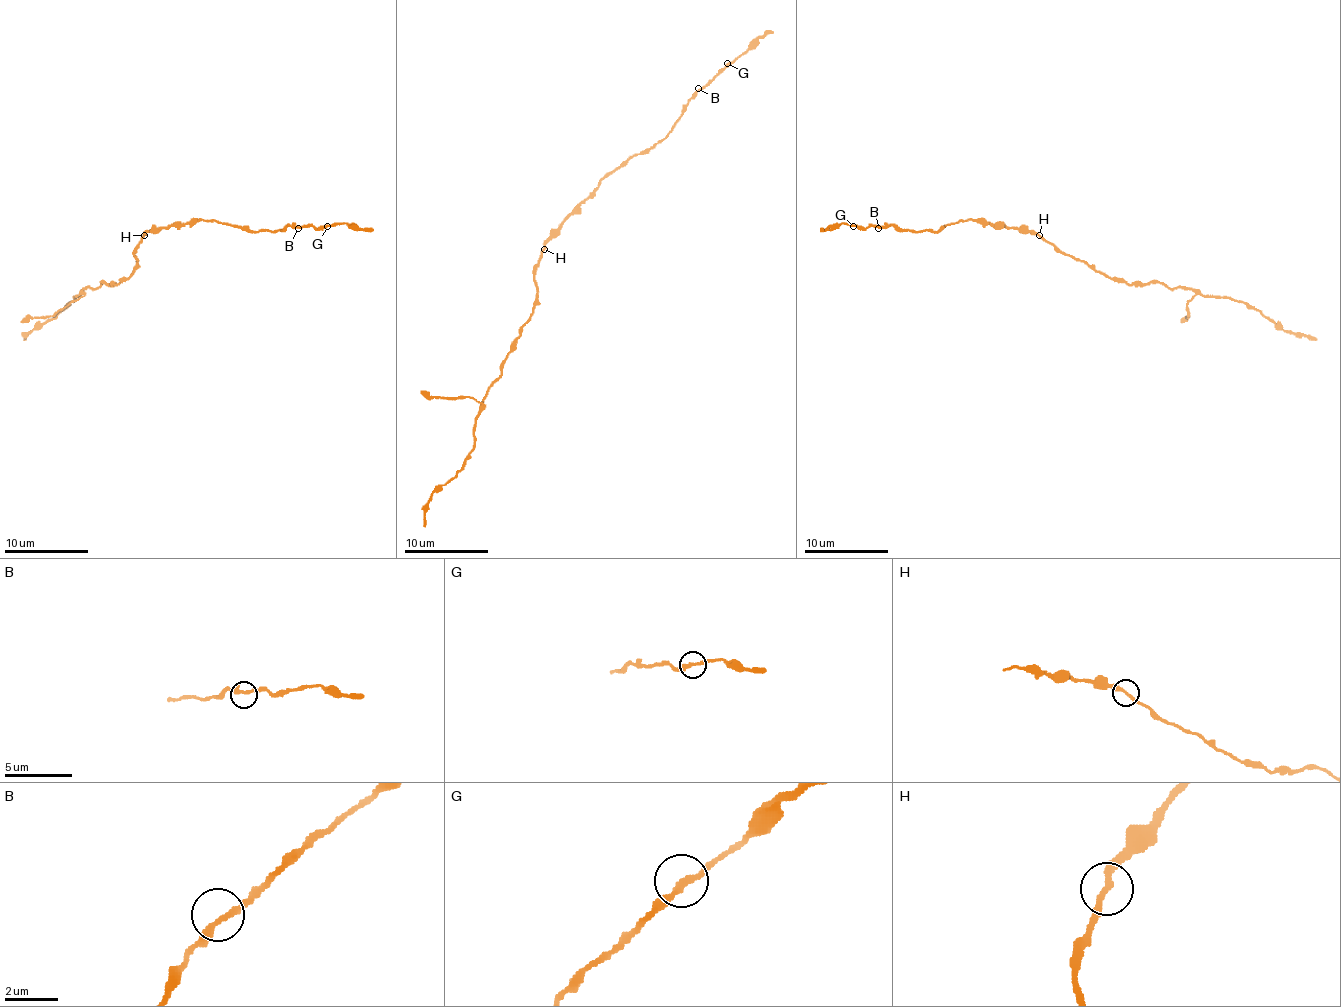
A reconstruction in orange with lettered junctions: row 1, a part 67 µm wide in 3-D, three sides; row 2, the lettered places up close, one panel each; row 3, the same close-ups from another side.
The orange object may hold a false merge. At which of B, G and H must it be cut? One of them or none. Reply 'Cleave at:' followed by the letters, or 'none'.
Cleave at: none

